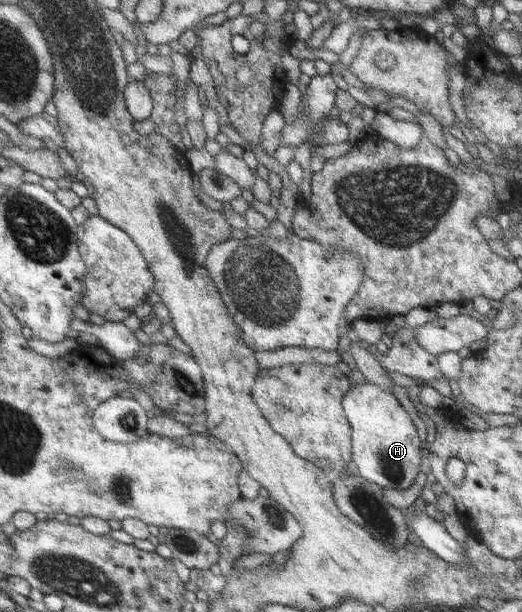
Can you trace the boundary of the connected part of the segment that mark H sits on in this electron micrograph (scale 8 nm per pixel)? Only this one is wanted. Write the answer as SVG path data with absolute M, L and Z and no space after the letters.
M371 382L351 386L341 405L351 427L351 455L358 475L365 481L385 489L398 489L403 493L413 487L420 472L423 442L409 413L391 392Z

